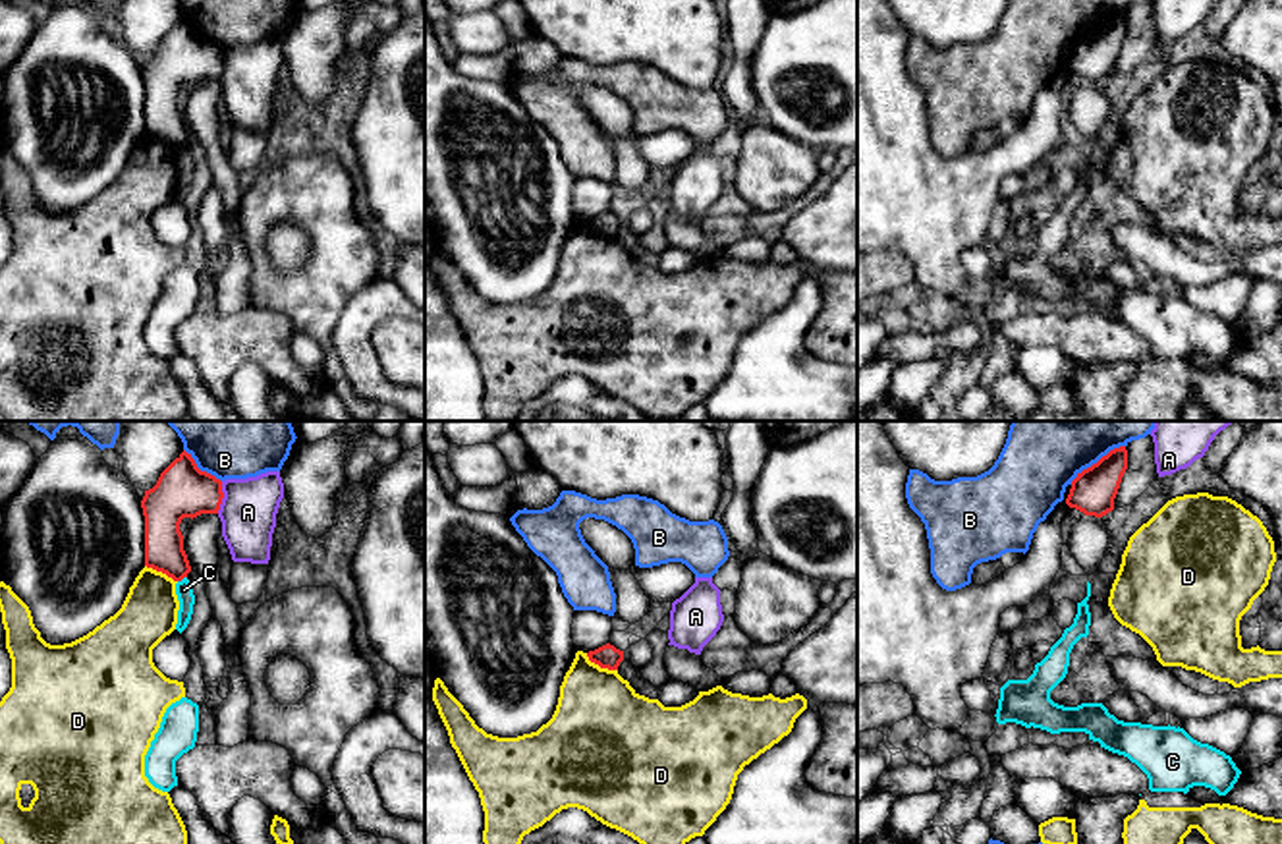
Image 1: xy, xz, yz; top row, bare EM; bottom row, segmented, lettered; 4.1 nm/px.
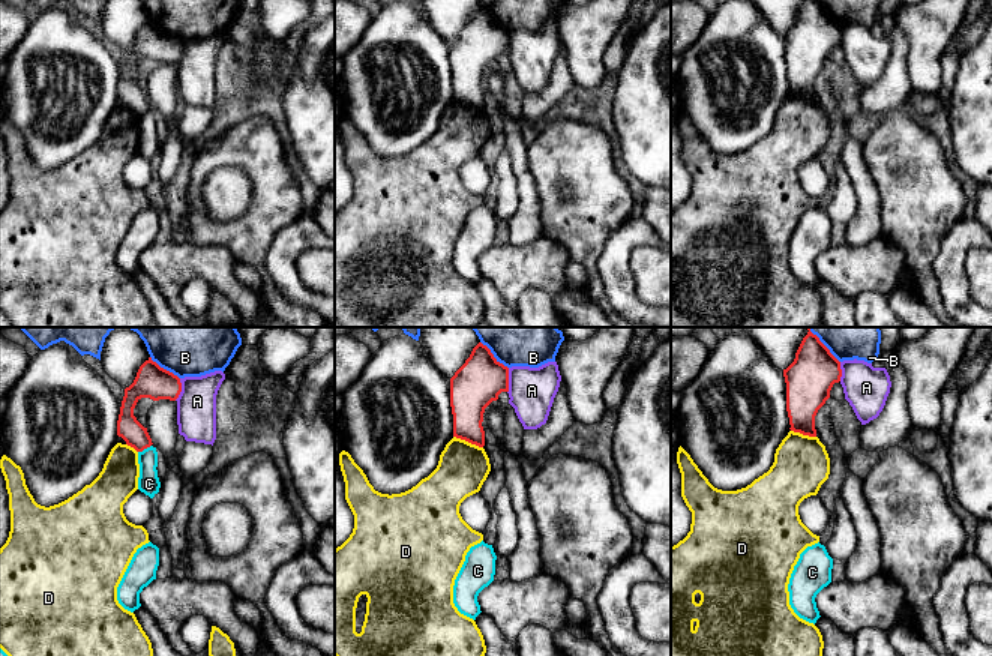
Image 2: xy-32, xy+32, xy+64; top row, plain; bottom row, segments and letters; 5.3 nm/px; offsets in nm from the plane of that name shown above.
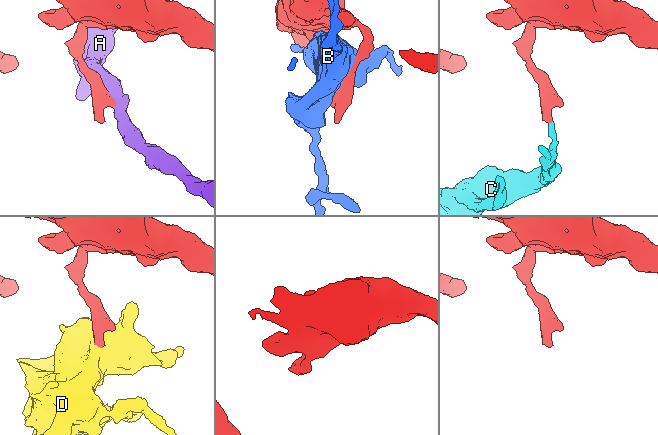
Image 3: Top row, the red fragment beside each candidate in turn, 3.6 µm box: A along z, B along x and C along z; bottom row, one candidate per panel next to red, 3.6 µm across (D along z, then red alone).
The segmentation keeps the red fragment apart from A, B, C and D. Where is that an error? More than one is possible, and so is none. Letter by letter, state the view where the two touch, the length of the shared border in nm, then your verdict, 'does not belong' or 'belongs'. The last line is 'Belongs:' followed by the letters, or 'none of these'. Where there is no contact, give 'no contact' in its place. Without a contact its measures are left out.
A: xy | 140 nm | does not belong
B: yz | 280 nm | does not belong
C: xy | 50 nm | does not belong
D: xz | 150 nm | does not belong
Belongs: none of these

